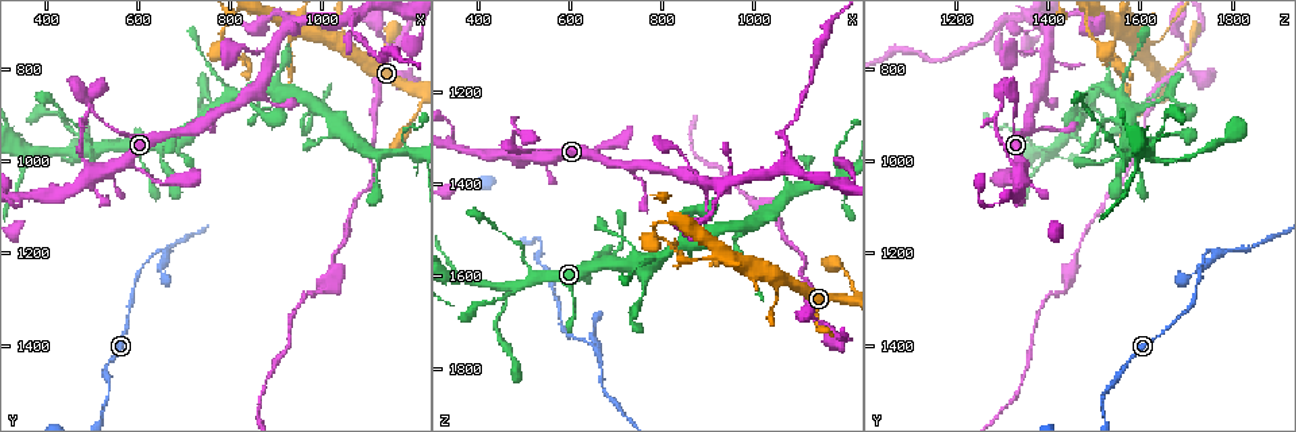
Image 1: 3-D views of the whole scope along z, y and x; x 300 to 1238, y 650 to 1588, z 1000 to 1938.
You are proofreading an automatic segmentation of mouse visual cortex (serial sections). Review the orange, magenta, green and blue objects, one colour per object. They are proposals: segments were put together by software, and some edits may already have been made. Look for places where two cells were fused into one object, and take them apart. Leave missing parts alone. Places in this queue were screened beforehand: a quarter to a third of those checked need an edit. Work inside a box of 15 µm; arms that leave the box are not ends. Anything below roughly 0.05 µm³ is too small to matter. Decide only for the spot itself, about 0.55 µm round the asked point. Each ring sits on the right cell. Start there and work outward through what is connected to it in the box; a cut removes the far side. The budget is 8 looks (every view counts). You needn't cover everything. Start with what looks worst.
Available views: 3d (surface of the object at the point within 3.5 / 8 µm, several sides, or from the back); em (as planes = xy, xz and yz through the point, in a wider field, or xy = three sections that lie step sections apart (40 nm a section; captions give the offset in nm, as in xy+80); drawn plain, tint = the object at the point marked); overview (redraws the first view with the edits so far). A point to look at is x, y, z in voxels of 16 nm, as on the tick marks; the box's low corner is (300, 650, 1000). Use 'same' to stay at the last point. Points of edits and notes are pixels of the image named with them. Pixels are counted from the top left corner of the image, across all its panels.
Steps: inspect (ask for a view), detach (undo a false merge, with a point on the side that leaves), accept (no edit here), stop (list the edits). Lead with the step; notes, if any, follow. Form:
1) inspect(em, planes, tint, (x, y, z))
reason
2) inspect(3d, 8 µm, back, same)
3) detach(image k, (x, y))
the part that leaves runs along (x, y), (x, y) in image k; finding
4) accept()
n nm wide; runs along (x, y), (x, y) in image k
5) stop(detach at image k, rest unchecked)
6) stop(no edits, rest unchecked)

inspect(3d, 3.5 µm, (495, 1020, 1325))
sharp bend

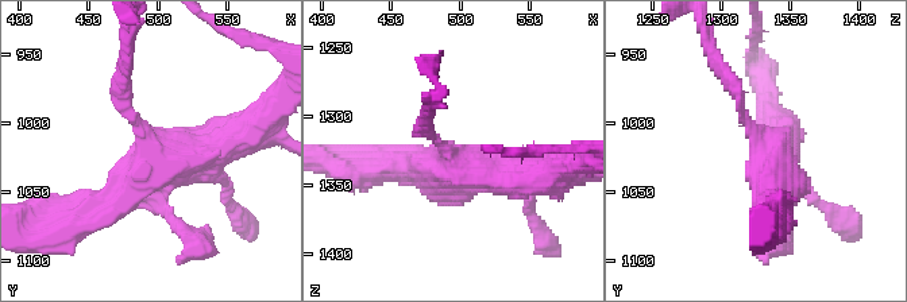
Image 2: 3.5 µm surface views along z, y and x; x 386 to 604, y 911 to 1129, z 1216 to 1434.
inspect(em, xy, step 2, tint, (488, 1020, 1328))

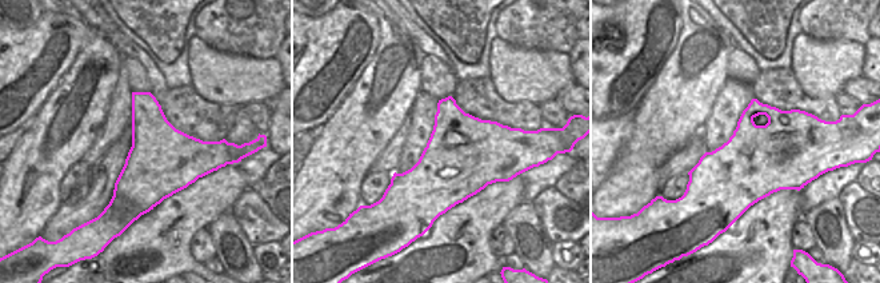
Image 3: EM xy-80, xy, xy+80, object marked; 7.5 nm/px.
accept()
runs along (231, 139), (141, 171), (74, 221) in image 2; continuous, no second cell

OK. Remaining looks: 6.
inspect(3d, 3.5 µm, (520, 970, 1605))
two arms at a narrow angle

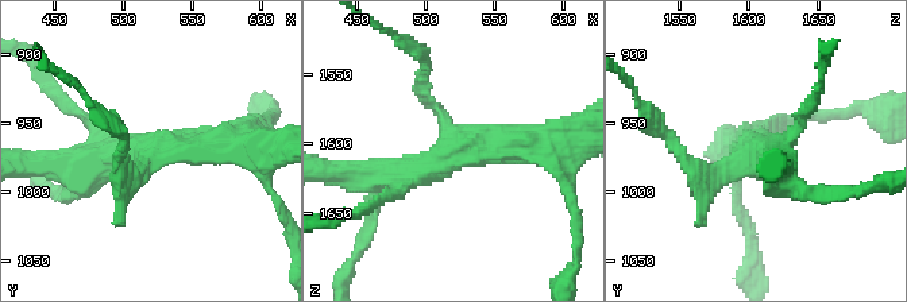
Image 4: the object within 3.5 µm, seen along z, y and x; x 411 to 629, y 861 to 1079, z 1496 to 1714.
inspect(em, xy, step 5, plain, (518, 970, 1606))
4 arms; arms of 150, 200, 300, 350 nm; now the EM

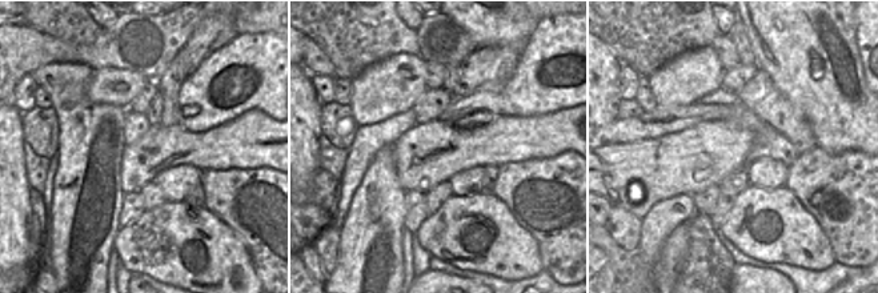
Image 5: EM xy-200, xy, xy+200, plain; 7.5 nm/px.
inspect(em, xy, step 5, tint, same)

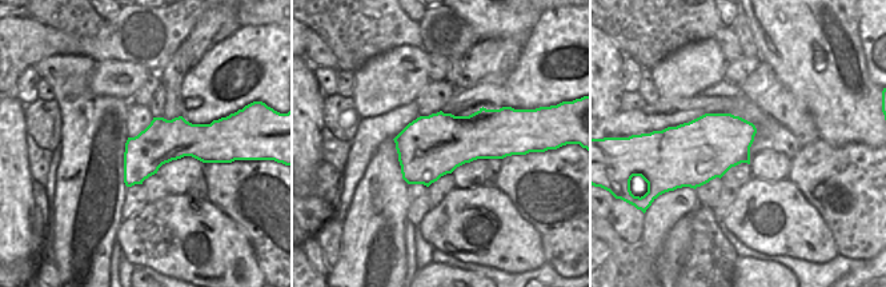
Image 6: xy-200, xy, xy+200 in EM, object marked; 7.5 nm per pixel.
accept()
runs along (536, 139), (362, 173) in image 4; all the same cell

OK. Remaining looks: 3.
inspect(3d, 3.5 µm, (795, 855, 1555))
abrupt turn

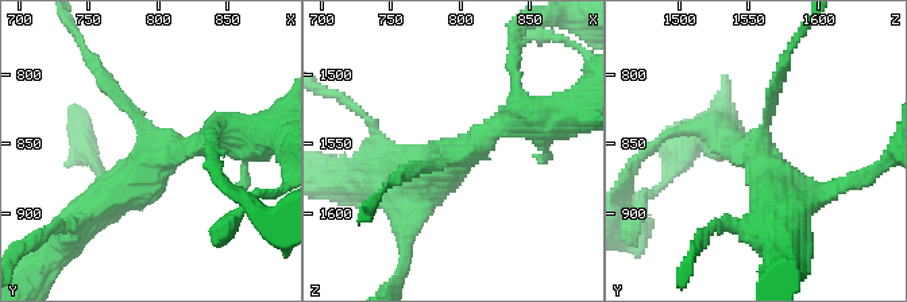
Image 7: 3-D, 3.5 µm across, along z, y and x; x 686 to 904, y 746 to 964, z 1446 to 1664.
accept()
arms of 150, 250, 500 nm; runs along (99, 205), (157, 159), (103, 73) in image 7; one cell here

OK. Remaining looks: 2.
stop(no edits, rest unchecked)

